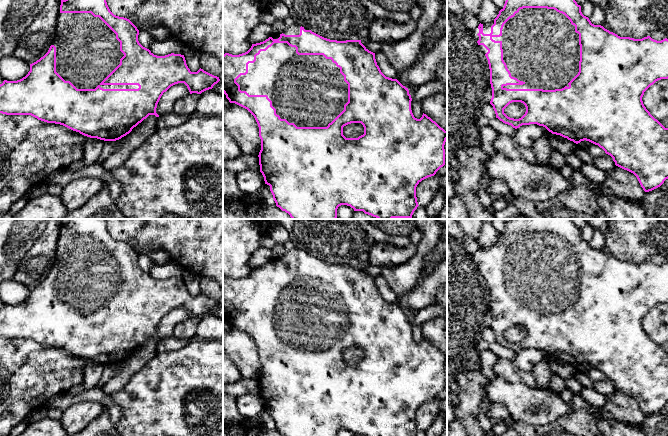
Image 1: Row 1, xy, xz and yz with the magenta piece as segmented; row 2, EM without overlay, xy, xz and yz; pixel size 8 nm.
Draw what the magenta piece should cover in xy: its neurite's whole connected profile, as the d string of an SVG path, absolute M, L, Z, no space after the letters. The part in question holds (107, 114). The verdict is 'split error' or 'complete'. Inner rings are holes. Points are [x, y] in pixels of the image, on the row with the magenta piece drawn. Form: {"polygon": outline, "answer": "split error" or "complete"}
{"polygon": "M61 0L60 13L58 14L58 18L57 18L57 22L56 22L55 39L54 39L52 45L50 46L48 52L43 57L41 57L39 60L30 64L30 71L28 72L28 74L25 77L23 77L22 79L17 80L17 81L4 80L3 83L0 84L0 113L6 114L6 115L31 115L31 116L37 118L38 120L41 120L41 121L44 121L47 123L55 123L55 124L63 125L73 131L79 132L80 134L90 137L90 138L97 138L97 139L104 140L104 141L116 141L116 140L119 140L122 137L126 136L127 134L129 134L134 127L136 127L139 123L141 123L149 115L155 115L156 117L159 117L159 115L156 113L157 104L158 104L161 96L163 95L163 93L166 92L171 86L178 84L178 83L184 83L187 86L190 94L192 94L192 93L201 94L202 92L204 92L206 90L212 89L213 86L220 81L219 77L214 76L214 75L204 71L201 68L197 72L191 72L186 64L184 55L174 54L174 53L171 53L171 54L168 54L165 56L154 55L149 49L143 47L139 43L138 35L139 35L139 30L137 29L137 27L129 19L114 15L110 11L106 0Z", "answer": "split error"}

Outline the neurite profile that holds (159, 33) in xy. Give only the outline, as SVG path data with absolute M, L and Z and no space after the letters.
M152 27L149 31L150 35L159 41L166 41L171 38L171 33L164 27Z

